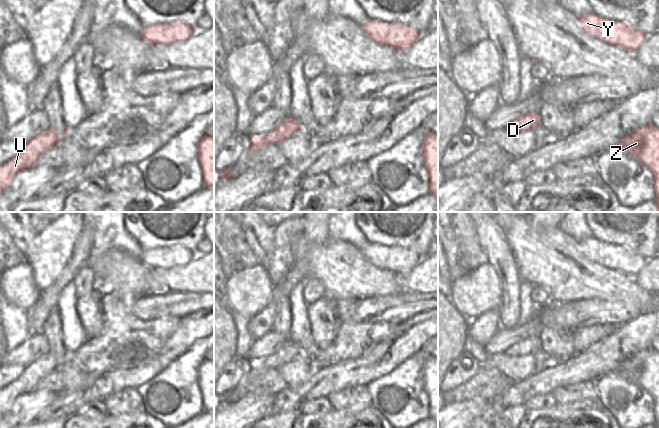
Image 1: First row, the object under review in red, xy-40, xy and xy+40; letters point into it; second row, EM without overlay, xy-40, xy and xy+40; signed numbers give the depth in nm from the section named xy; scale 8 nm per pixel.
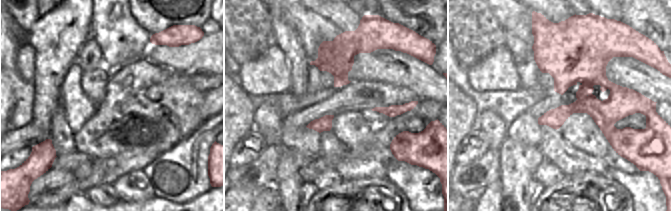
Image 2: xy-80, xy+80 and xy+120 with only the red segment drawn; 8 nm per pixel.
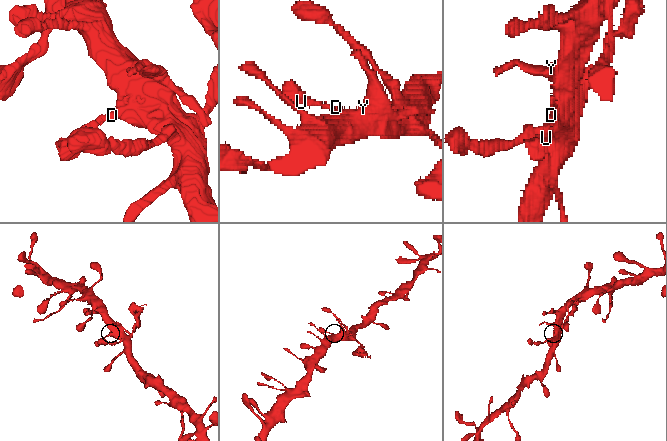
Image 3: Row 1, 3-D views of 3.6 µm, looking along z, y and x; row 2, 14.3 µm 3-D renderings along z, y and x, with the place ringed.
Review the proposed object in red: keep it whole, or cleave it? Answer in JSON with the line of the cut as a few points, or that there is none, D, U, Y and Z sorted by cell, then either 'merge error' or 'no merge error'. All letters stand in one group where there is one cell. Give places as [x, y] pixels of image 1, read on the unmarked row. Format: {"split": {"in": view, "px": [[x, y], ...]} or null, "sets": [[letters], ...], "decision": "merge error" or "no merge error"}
{"split": null, "sets": [["D", "U", "Y", "Z"]], "decision": "no merge error"}

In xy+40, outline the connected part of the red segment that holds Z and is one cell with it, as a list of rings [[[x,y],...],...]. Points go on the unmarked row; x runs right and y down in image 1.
[[[651,347],[625,359],[617,373],[635,381],[654,400],[654,425],[659,428],[659,353]]]

